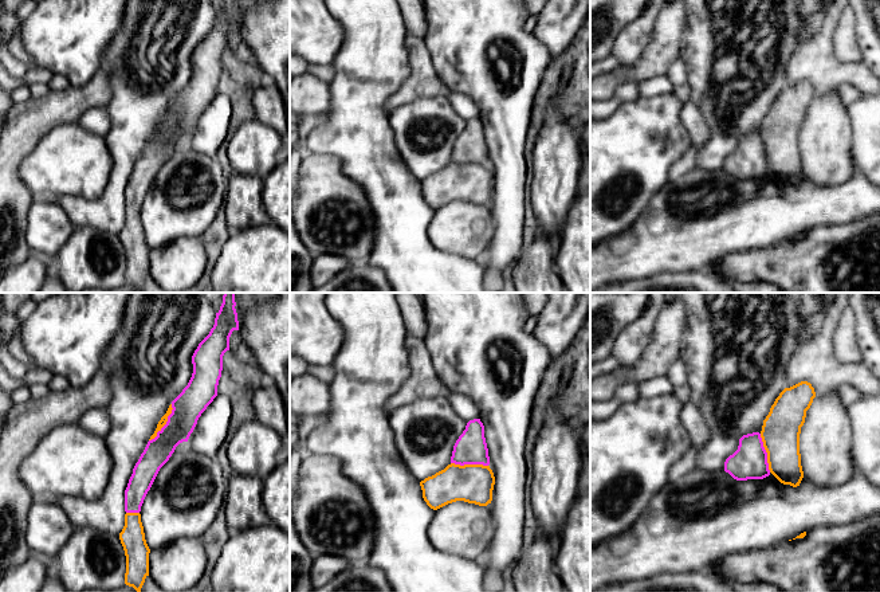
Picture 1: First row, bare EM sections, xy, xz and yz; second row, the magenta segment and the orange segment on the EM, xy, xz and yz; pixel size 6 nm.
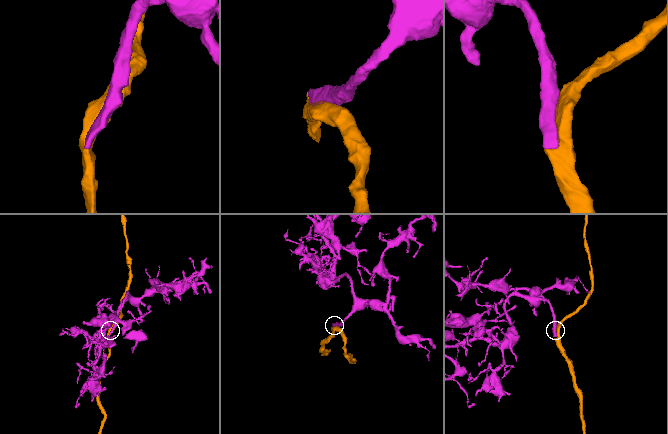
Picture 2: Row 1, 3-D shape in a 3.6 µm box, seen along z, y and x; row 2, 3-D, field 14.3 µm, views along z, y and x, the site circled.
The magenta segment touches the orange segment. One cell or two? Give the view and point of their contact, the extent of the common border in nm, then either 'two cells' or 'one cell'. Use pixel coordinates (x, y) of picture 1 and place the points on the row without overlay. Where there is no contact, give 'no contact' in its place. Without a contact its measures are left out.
xy (167, 122) | 260 nm | one cell

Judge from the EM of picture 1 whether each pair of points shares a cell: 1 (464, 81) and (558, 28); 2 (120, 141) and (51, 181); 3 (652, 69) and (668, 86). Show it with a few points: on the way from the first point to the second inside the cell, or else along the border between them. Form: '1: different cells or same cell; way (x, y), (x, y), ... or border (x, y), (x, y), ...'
1: different cells; border (530, 32), (546, 47), (552, 59)
2: different cells; border (103, 136), (112, 159), (109, 179)
3: different cells; border (666, 74), (639, 83)

